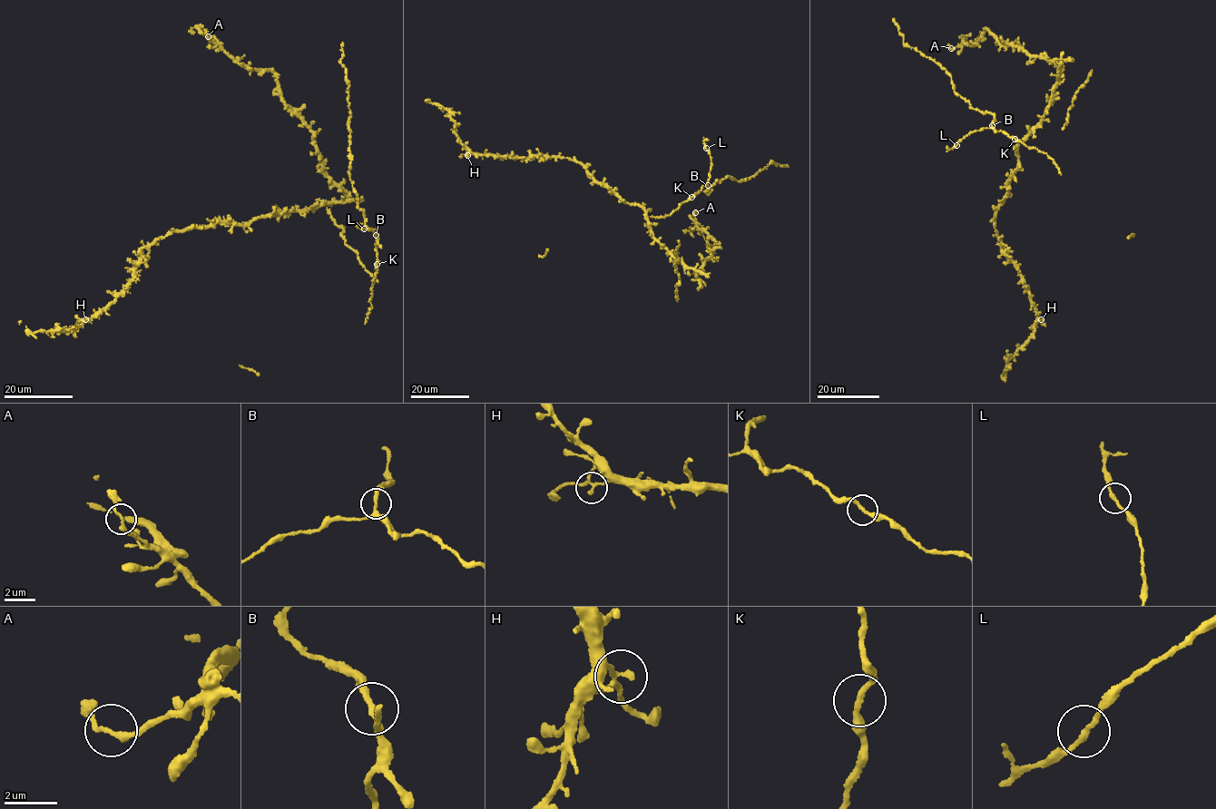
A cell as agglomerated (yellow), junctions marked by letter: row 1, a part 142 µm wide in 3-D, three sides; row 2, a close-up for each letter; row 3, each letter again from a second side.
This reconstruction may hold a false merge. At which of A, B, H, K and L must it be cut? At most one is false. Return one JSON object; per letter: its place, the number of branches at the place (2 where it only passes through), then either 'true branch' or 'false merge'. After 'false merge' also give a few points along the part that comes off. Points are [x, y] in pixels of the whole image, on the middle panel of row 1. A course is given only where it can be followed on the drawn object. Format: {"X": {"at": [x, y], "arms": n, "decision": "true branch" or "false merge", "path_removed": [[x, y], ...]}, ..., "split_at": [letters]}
{"A": {"at": [695, 212], "arms": 2, "decision": "true branch"}, "B": {"at": [708, 185], "arms": 3, "decision": "true branch"}, "H": {"at": [467, 155], "arms": 3, "decision": "true branch"}, "K": {"at": [691, 197], "arms": 2, "decision": "true branch"}, "L": {"at": [706, 148], "arms": 2, "decision": "true branch"}, "split_at": []}

